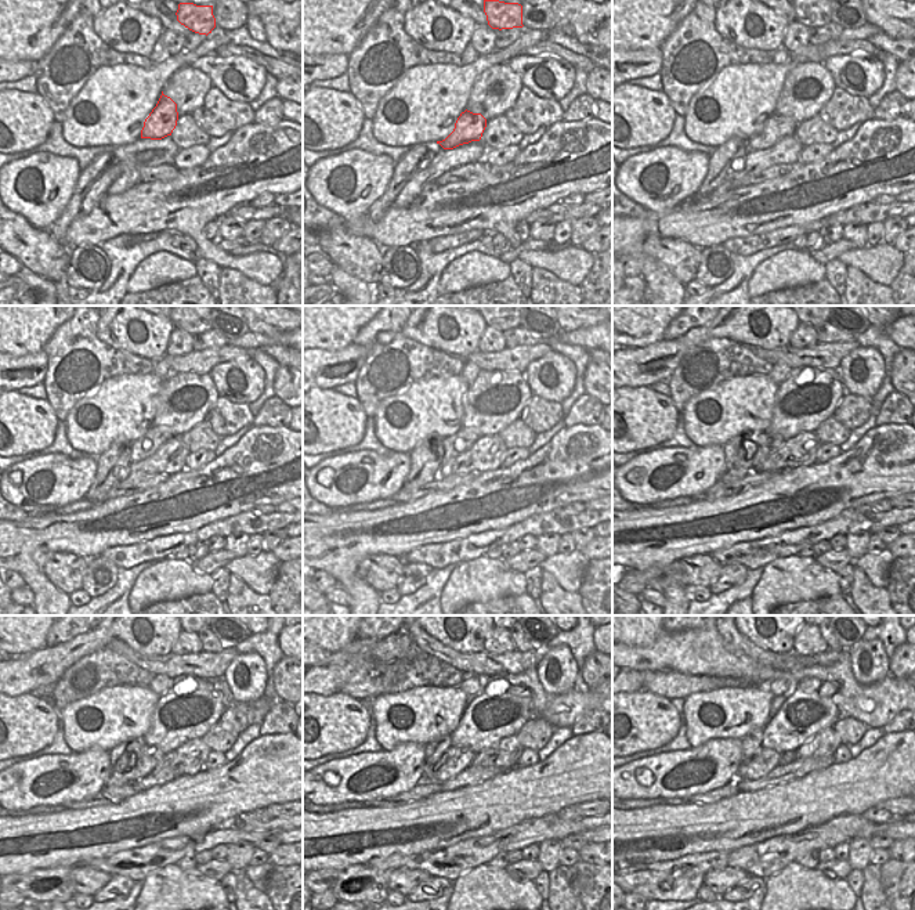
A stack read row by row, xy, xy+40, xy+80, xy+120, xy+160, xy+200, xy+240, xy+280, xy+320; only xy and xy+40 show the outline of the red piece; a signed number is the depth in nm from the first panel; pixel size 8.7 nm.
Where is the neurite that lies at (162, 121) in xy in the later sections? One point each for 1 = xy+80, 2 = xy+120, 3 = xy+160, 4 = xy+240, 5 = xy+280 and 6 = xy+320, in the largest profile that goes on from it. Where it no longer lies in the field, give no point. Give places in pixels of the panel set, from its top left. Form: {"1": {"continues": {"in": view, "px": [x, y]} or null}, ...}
{"1": {"continues": {"in": "xy+80", "px": [777, 126]}}, "2": {"continues": {"in": "xy+120", "px": [156, 436]}}, "3": {"continues": {"in": "xy+160", "px": [456, 444]}}, "4": {"continues": {"in": "xy+240", "px": [151, 757]}}, "5": {"continues": {"in": "xy+280", "px": [456, 759]}}, "6": {"continues": {"in": "xy+320", "px": [766, 759]}}}

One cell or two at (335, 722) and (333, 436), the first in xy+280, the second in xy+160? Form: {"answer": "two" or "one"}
{"answer": "one"}

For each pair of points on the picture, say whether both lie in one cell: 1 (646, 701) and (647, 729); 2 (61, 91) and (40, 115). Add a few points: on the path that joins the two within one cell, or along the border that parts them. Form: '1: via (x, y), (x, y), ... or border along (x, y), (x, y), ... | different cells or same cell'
1: via (646, 708), (647, 722) | same cell
2: border along (36, 91), (55, 119) | different cells

